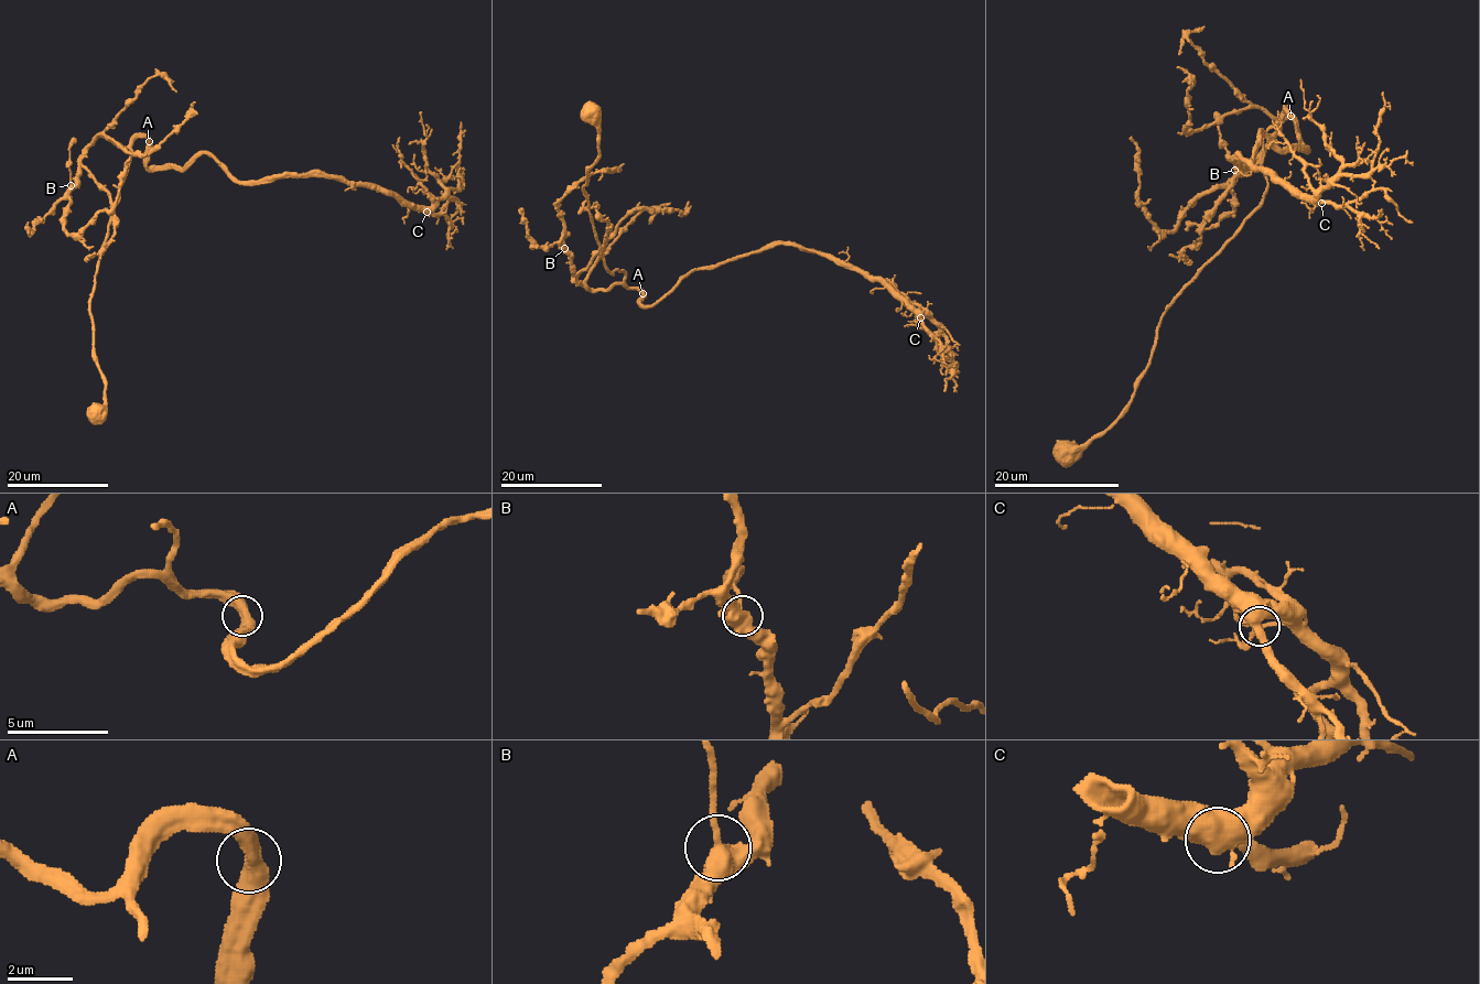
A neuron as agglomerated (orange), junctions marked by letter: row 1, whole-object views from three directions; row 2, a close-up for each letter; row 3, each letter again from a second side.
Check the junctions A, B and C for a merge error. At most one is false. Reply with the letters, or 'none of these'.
none of these

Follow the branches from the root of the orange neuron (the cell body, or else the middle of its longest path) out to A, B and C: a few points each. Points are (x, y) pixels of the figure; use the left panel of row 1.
A: (97, 412), (104, 406), (105, 379), (96, 364), (89, 294), (131, 153), (130, 143), (138, 137), (148, 142)
B: (97, 412), (104, 406), (105, 379), (96, 364), (89, 294), (131, 151), (97, 137), (71, 185)
C: (97, 412), (89, 294), (136, 138), (148, 141), (148, 168), (208, 153), (239, 181), (337, 176), (427, 212)

